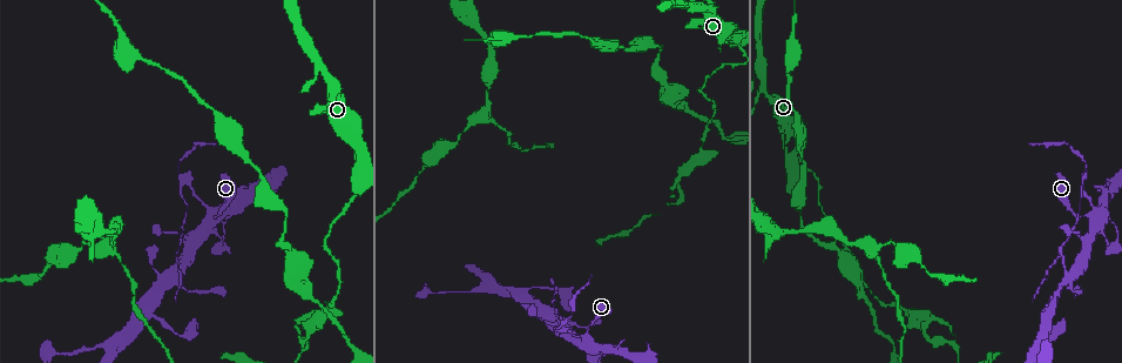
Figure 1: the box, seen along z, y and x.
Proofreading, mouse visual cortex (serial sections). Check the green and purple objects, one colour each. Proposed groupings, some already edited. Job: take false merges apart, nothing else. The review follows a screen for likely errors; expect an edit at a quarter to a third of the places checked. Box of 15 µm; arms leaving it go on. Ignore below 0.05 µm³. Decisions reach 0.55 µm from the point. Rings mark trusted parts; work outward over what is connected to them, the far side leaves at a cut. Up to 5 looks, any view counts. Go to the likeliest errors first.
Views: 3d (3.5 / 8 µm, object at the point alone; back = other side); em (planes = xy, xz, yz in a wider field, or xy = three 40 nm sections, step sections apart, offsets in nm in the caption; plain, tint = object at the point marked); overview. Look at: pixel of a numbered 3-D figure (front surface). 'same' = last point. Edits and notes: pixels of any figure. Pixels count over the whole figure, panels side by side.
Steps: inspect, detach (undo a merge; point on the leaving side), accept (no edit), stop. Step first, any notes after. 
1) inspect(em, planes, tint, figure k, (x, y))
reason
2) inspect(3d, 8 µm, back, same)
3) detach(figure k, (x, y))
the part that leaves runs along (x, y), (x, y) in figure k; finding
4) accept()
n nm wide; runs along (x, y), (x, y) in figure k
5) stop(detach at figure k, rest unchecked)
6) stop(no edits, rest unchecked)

inspect(3d, 3.5 µm, figure 1, (193, 192))

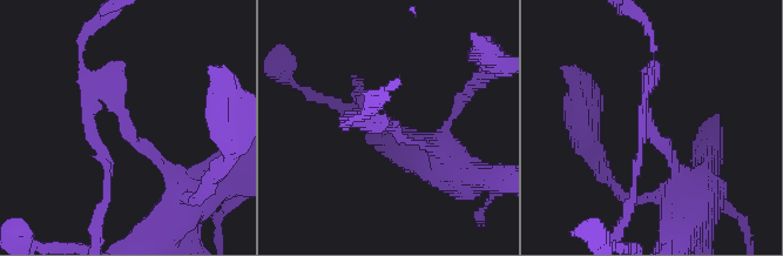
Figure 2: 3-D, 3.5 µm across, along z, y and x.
detach(figure 2, (94, 27))
arms of 100, 100, 200 nm; the part that leaves runs along (96, 80), (81, 62), (88, 26) in figure 2; two cells meet here

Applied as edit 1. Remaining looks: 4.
inspect(overview)
see it whole again

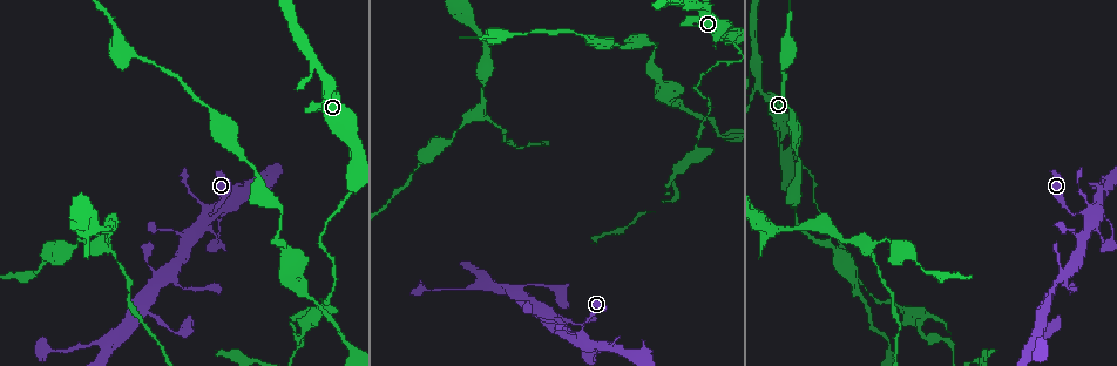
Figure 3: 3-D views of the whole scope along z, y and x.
inspect(3d, 3.5 µm, figure 3, (729, 28))

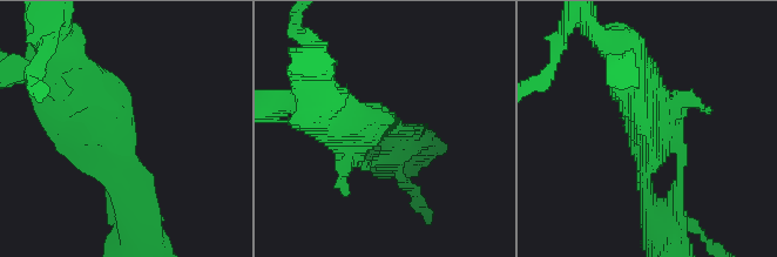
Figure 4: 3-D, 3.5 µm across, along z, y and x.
inspect(em, xy, step 5, tint, figure 4, (114, 148))
shape alone is not enough

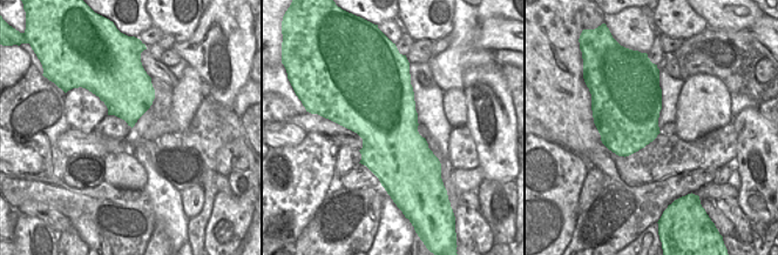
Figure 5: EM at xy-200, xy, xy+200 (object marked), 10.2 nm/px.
detach(figure 4, (418, 207))
the part that leaves runs along (676, 220), (689, 223), (713, 244) in figure 4; a second cell is stuck on

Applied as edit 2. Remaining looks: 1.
stop(detach at figure 2, detach at figure 4, rest unchecked)

